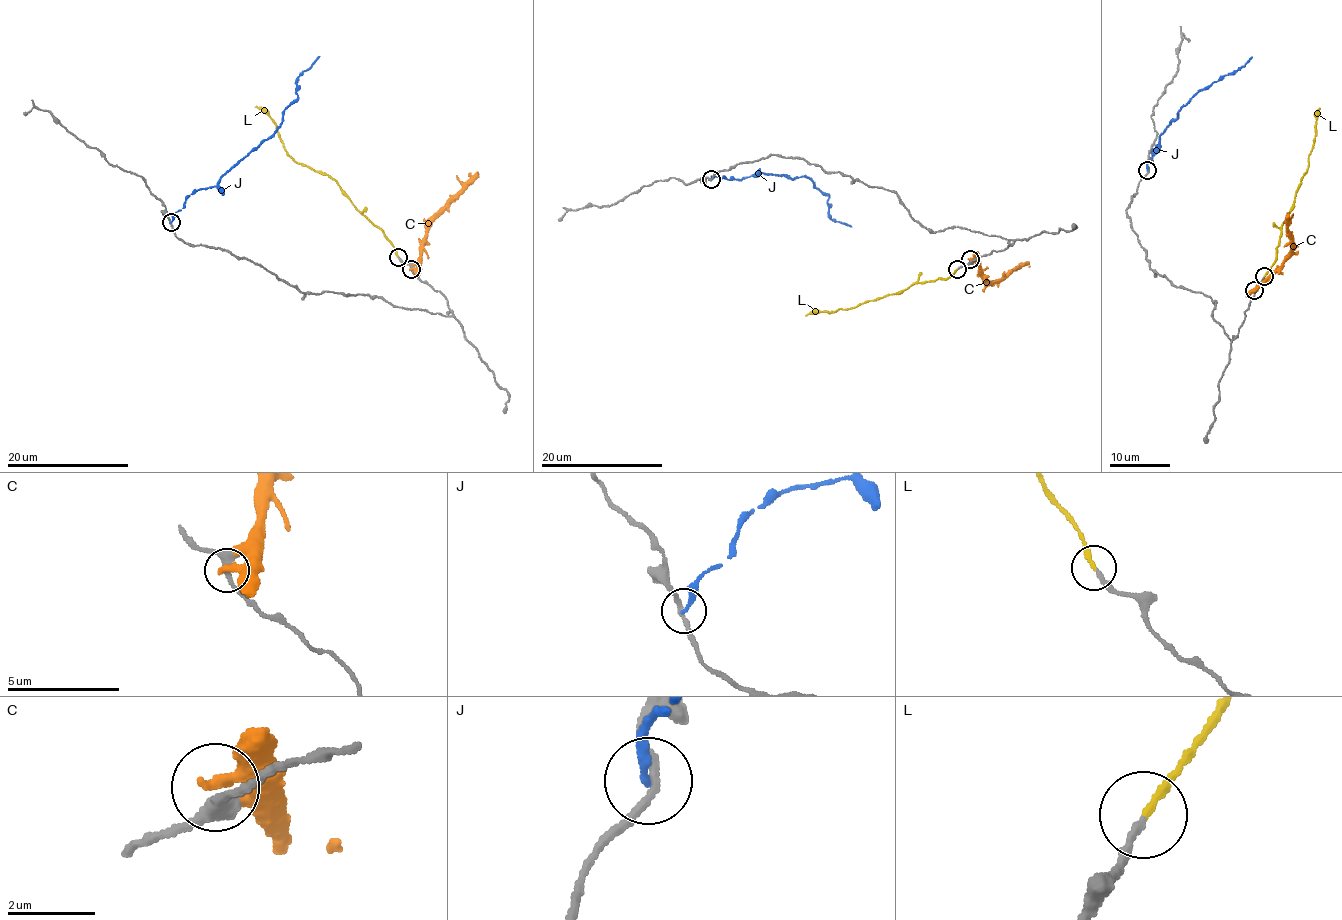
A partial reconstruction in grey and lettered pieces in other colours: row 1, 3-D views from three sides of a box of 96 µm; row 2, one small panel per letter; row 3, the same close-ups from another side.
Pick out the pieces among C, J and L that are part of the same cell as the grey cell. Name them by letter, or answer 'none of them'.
L

